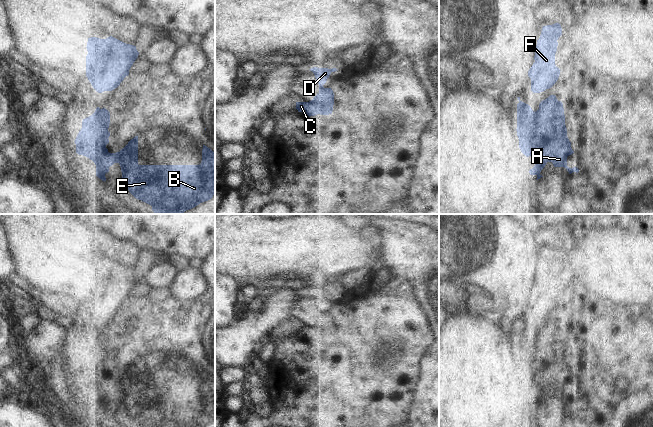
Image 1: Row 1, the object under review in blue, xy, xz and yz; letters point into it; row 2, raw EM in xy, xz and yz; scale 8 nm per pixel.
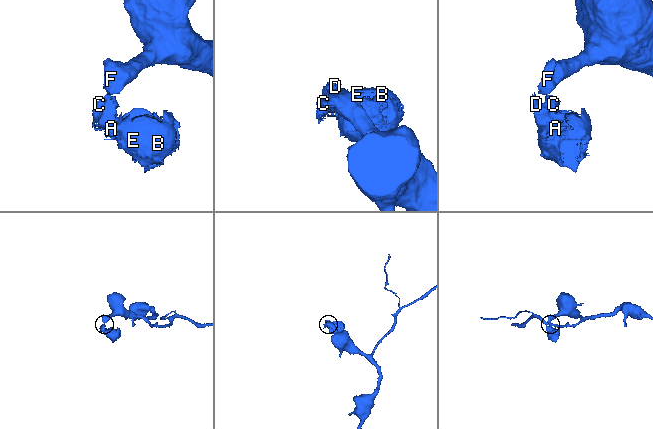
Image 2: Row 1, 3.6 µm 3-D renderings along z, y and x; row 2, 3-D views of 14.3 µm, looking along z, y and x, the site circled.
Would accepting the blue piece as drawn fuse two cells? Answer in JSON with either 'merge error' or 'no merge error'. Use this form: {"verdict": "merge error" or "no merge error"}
{"verdict": "merge error"}

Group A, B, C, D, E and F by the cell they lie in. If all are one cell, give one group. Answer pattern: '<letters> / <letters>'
A B C E / D F

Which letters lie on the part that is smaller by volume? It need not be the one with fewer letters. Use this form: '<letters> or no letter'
A, B, C, E

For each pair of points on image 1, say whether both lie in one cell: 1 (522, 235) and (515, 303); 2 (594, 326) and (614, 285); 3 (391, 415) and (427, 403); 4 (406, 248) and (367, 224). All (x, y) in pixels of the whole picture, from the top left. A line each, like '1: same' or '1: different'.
1: same
2: different
3: different
4: same

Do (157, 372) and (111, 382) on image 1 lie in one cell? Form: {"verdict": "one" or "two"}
{"verdict": "one"}

